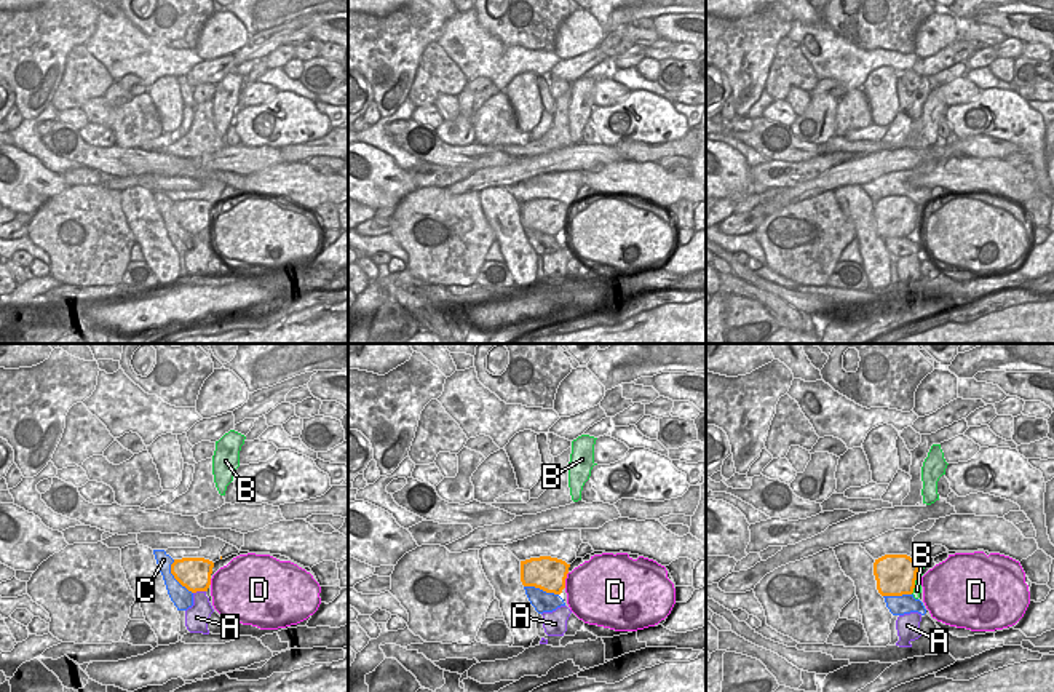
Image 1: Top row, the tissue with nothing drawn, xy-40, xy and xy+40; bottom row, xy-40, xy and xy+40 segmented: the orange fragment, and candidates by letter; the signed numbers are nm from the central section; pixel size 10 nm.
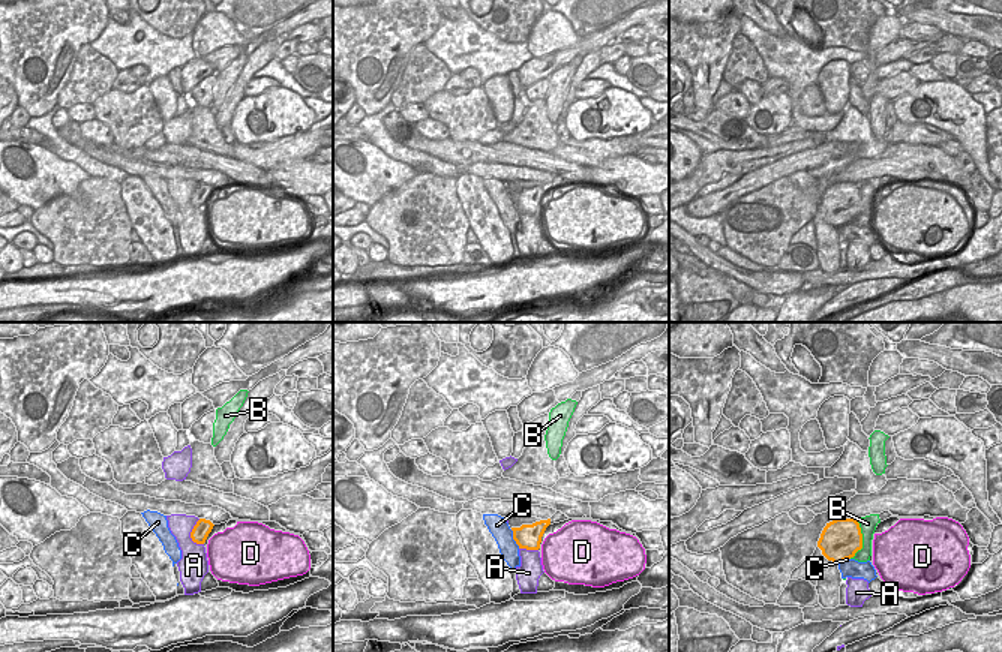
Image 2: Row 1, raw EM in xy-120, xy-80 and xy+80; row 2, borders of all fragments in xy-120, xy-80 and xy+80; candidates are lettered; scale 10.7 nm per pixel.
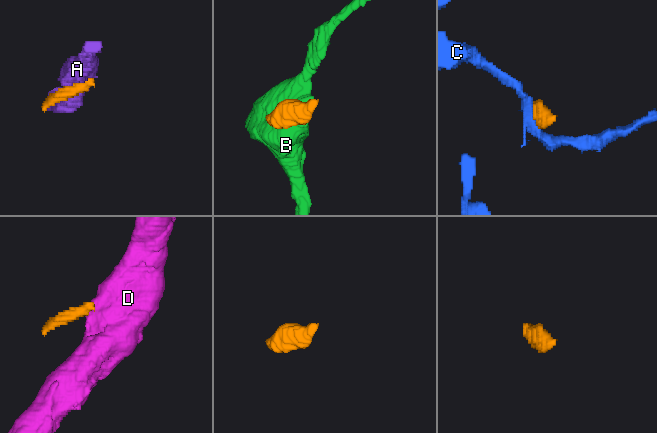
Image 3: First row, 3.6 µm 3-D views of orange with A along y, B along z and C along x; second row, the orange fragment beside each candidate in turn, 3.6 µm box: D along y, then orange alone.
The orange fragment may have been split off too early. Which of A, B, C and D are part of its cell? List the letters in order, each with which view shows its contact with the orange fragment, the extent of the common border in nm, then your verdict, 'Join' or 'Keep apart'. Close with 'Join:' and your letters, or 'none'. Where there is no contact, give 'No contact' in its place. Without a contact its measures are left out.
A: Touches orange in xy-40. Shared border 130 nm. Keep apart
B: Touches orange in xy+40. Shared border 320 nm. Keep apart
C: Touches orange in xy-40. Shared border 400 nm. Keep apart
D: Touches orange in xy. Shared border 170 nm. Keep apart
Join: none

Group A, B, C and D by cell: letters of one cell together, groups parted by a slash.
A / B / C / D

